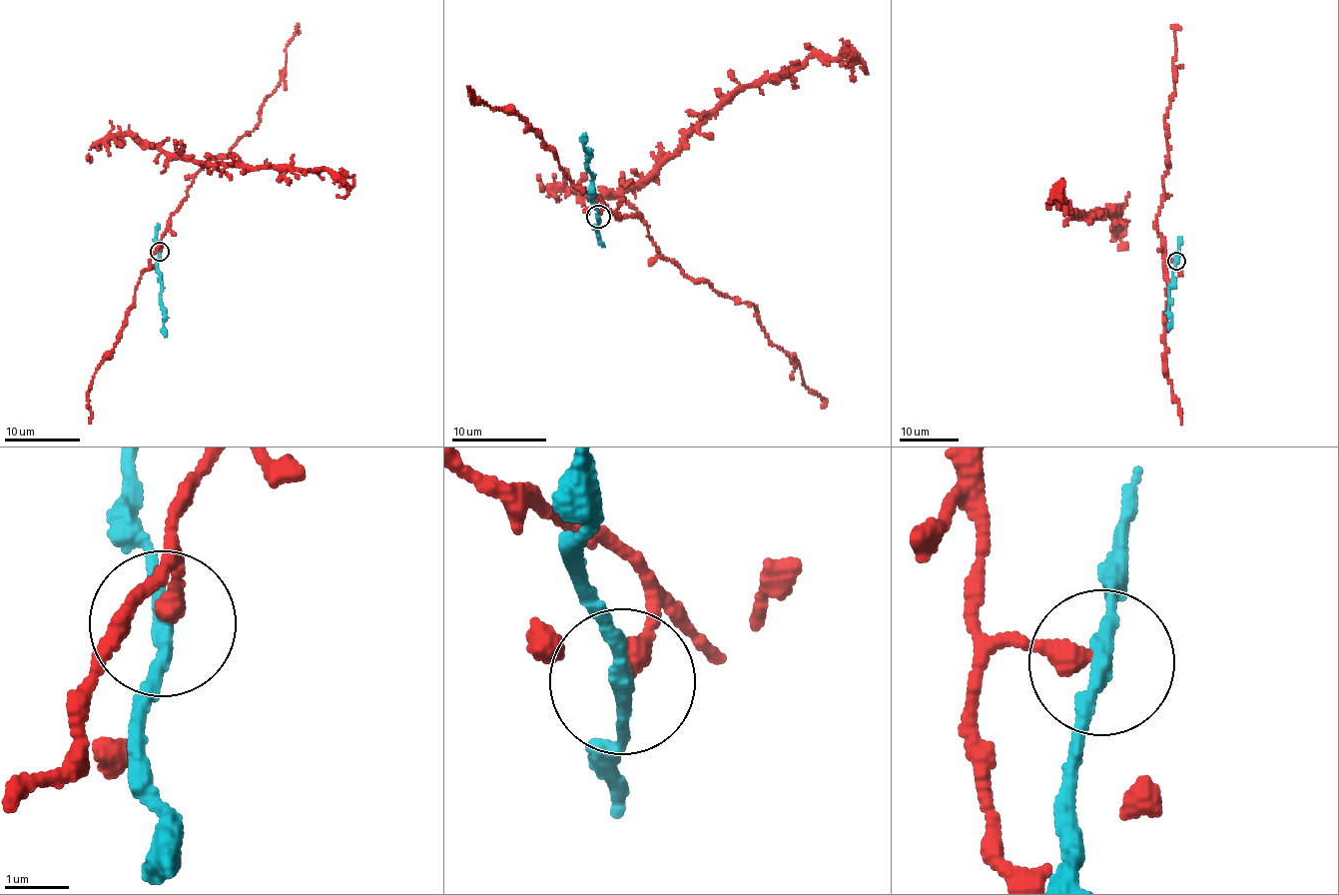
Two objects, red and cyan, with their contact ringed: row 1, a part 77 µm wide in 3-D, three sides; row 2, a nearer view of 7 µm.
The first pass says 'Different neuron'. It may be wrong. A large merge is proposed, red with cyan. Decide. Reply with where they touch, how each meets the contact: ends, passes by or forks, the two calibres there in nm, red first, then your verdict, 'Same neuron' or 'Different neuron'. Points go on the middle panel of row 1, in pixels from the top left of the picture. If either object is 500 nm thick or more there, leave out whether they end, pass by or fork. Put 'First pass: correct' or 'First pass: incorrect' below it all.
Place: (598, 216). At the ring red ends. At the ring cyan passes by. Thickness 300 nm (red) against 200 nm. Different neuron
First pass: correct

